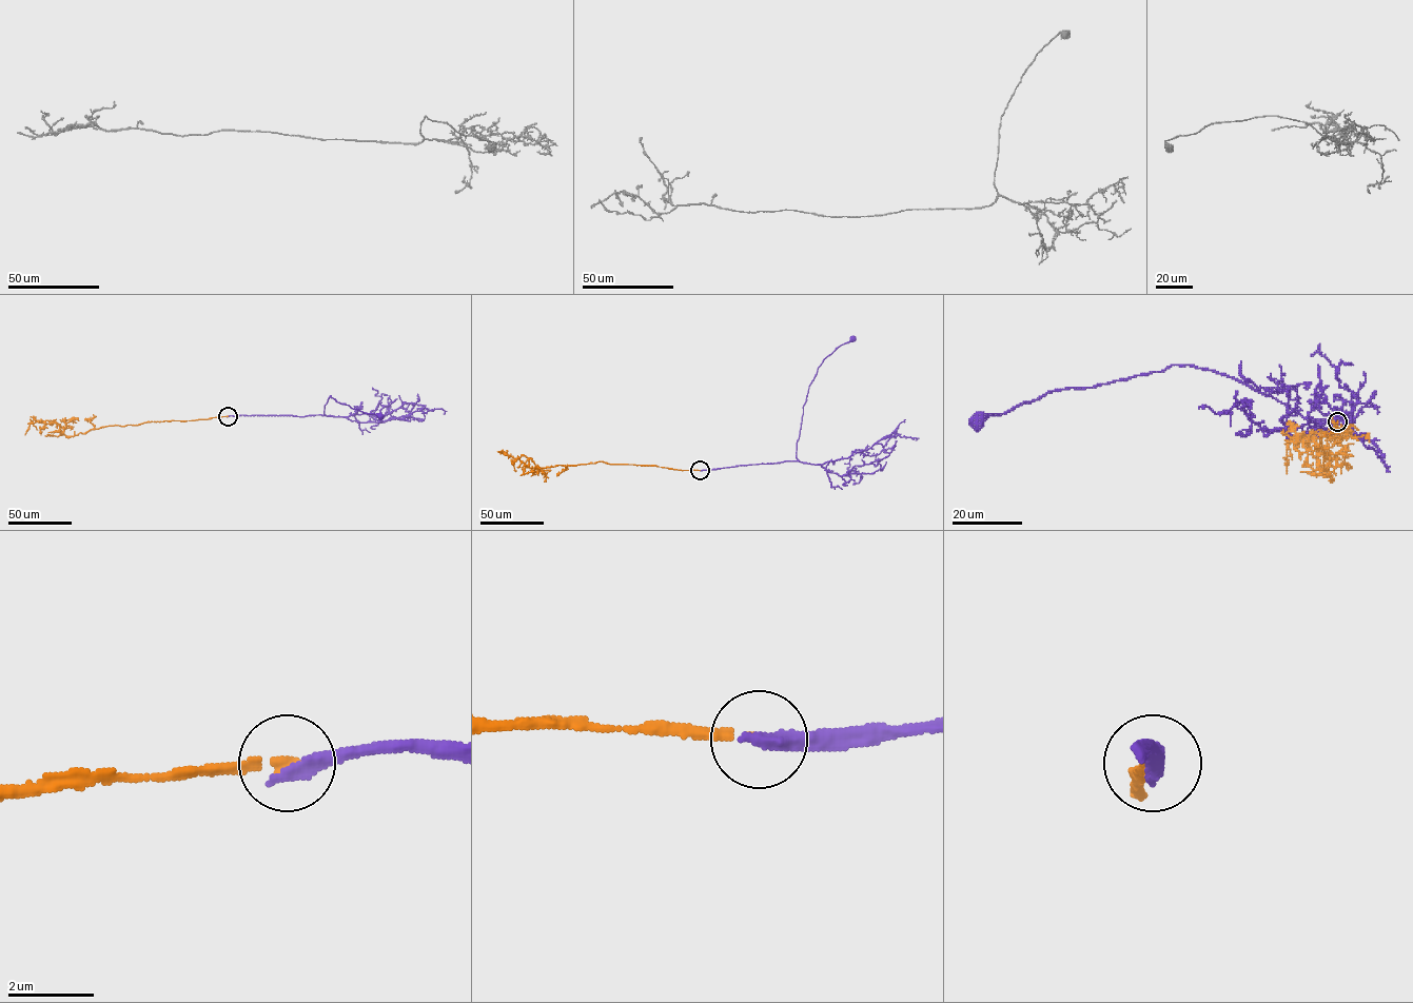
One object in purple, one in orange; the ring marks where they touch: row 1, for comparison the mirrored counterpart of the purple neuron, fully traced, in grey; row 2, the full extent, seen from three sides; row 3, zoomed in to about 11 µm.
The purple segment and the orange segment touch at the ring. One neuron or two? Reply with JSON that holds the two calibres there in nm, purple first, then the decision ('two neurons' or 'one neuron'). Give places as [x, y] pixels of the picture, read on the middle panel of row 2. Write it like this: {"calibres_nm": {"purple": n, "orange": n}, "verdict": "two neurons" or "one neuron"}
{"calibres_nm": {"purple": 360, "orange": 200}, "verdict": "two neurons"}

